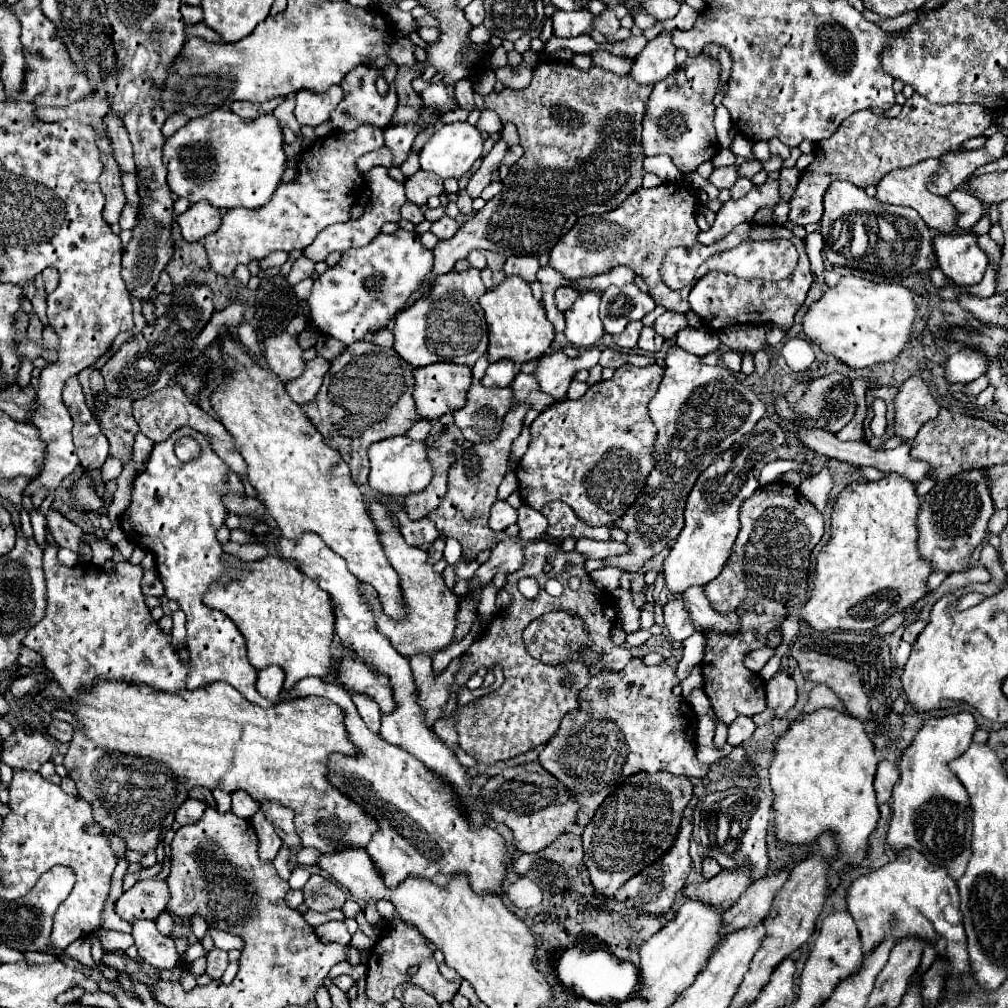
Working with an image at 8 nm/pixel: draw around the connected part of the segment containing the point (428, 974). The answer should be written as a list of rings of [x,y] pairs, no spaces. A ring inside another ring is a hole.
[[[397,913],[393,915],[391,921],[387,921],[387,927],[381,931],[377,943],[371,947],[367,967],[369,967],[369,973],[367,973],[365,993],[375,1003],[391,1001],[393,989],[405,981],[411,981],[411,983],[419,985],[421,989],[425,989],[431,997],[435,997],[435,1001],[439,1005],[449,1003],[459,989],[459,983],[451,983],[451,981],[443,979],[443,975],[439,973],[431,943],[417,929],[413,929],[411,925],[405,925]]]

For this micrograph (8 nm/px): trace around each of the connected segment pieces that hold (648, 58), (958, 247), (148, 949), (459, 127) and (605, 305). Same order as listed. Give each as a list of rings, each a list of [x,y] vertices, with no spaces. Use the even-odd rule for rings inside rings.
[[[661,31],[637,55],[631,69],[633,79],[641,85],[655,85],[657,81],[665,79],[677,67],[675,51],[677,47],[673,45],[671,31]]]
[[[971,233],[937,235],[933,249],[941,271],[953,279],[955,285],[977,285],[987,267],[987,255],[979,249],[977,237]]]
[[[135,919],[131,935],[139,949],[139,957],[149,965],[159,969],[171,969],[177,965],[179,955],[172,937],[163,937],[153,921]]]
[[[457,121],[457,123],[449,123],[439,127],[433,137],[427,141],[427,145],[421,149],[421,169],[425,171],[433,171],[435,175],[439,175],[441,179],[445,177],[455,177],[459,179],[461,175],[465,175],[473,163],[481,157],[483,151],[483,137],[481,131],[475,125],[469,125],[467,121]]]
[[[635,283],[623,287],[611,285],[601,297],[601,321],[605,333],[621,333],[629,321],[643,319],[655,309],[655,301],[649,293],[643,293]]]

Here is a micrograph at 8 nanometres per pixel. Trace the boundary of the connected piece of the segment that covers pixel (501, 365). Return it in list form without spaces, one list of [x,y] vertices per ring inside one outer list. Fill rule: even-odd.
[[[501,359],[497,363],[491,363],[485,377],[481,379],[481,383],[485,387],[509,387],[511,381],[515,379],[517,371],[515,371],[515,363],[509,359]]]

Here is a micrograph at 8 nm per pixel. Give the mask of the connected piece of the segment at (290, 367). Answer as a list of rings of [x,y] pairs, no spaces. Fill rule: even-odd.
[[[283,331],[279,335],[267,337],[263,345],[265,345],[265,357],[267,357],[271,371],[283,383],[297,379],[305,371],[307,361],[303,359],[303,349],[297,343],[297,337]]]

